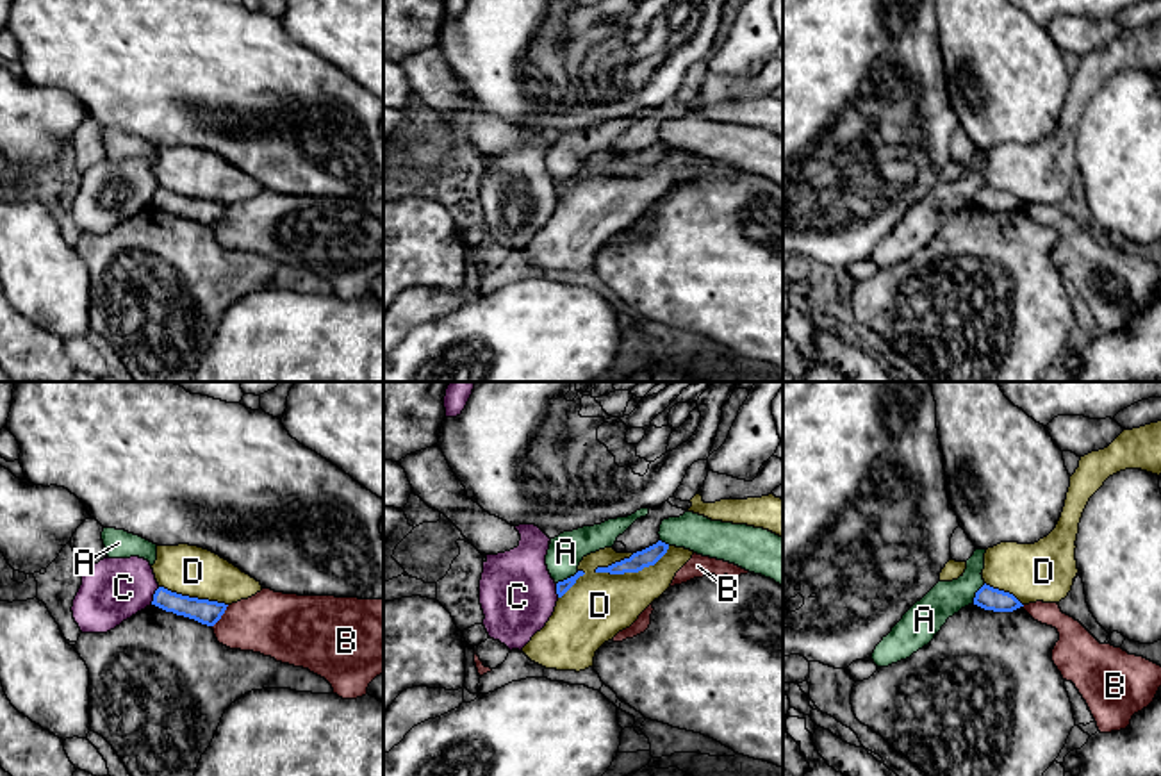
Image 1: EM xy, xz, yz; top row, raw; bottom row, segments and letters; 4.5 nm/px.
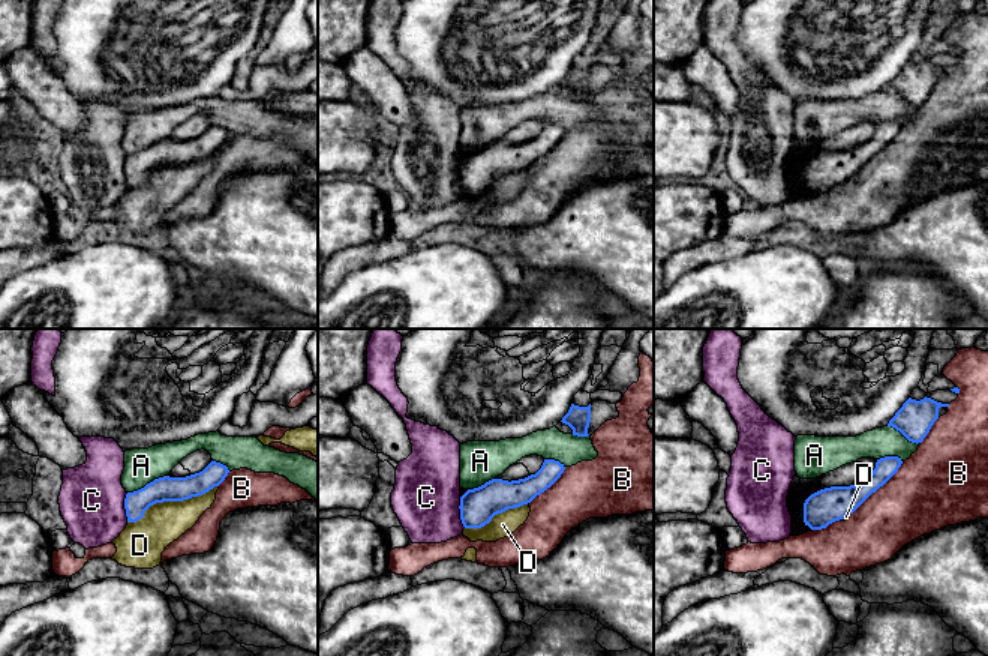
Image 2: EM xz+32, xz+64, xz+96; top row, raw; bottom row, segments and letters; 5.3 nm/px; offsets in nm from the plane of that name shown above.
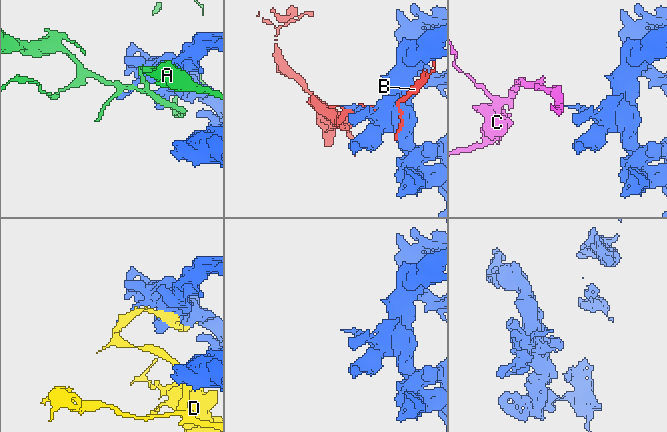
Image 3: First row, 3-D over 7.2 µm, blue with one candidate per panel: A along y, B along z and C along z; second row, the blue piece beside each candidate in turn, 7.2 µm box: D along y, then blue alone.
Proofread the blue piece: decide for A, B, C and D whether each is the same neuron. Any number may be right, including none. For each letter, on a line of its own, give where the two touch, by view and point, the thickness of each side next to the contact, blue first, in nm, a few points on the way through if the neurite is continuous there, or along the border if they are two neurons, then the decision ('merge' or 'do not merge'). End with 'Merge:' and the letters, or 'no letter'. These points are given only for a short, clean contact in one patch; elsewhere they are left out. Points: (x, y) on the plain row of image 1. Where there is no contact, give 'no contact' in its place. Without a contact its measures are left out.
A: contact xz (568, 179); calibres 60 and 160 nm; do not merge
B: contact xy (222, 214); calibres 110 and 300 nm; do not merge
C: contact xy (154, 197); calibres 110 and 280 nm; border xy (159, 188), (150, 204); do not merge
D: contact xz (632, 172); calibres 80 and 300 nm; do not merge
Merge: no letter

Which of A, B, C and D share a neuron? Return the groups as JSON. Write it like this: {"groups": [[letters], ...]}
{"groups": [["A"], ["B"], ["C"], ["D"]]}

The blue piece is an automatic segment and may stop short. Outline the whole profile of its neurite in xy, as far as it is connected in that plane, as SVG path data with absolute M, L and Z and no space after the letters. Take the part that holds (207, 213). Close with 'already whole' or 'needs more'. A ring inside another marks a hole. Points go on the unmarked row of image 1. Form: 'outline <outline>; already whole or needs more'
outline M159 187L155 191L152 205L155 205L166 212L173 212L177 216L194 219L207 227L214 227L228 207L228 205L218 203L218 202L182 196L182 194L171 193L164 187Z; already whole

